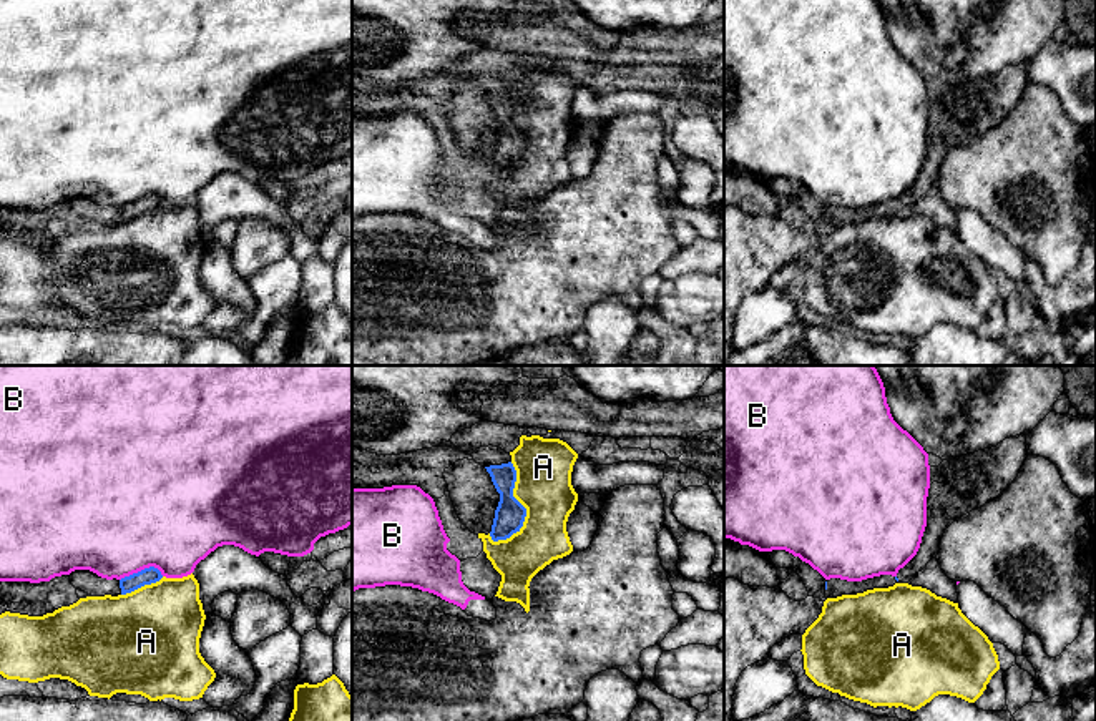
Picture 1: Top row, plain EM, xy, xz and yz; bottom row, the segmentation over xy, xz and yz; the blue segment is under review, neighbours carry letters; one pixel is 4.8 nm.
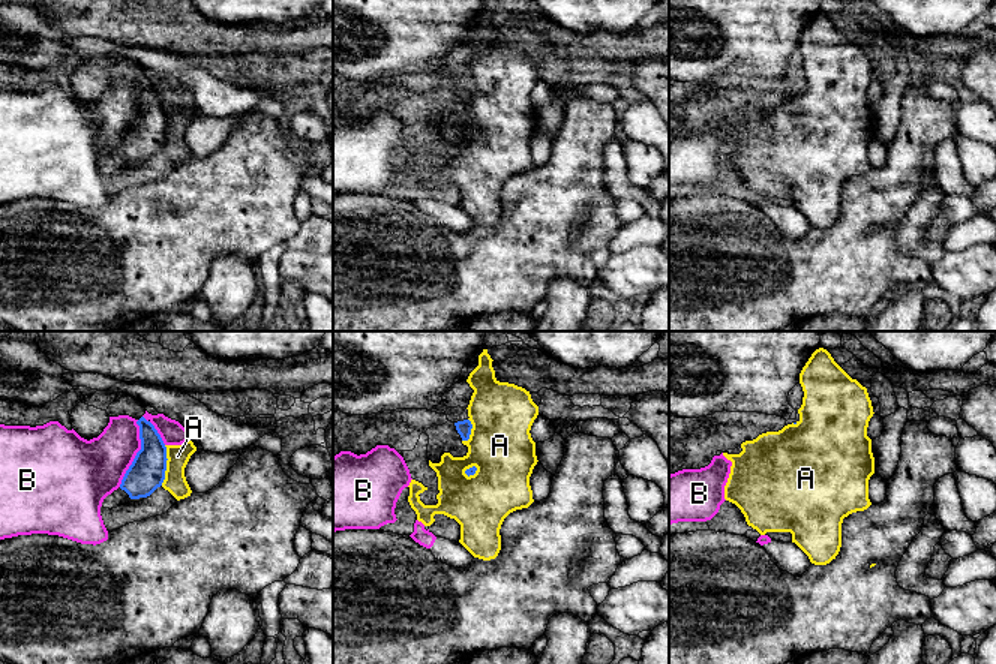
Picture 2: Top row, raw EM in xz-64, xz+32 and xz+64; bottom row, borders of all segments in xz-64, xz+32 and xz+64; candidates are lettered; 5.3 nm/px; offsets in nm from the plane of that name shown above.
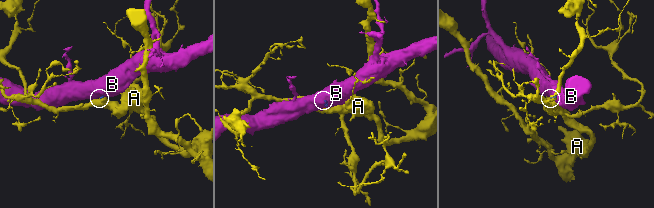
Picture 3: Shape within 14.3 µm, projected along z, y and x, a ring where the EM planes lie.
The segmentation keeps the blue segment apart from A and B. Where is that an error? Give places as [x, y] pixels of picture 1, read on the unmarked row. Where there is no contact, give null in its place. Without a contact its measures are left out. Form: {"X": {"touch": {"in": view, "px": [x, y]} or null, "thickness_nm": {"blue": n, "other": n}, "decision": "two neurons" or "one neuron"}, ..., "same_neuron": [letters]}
{"A": {"touch": {"in": "xz", "px": [525, 137]}, "thickness_nm": {"blue": 150, "other": 280}, "decision": "two neurons"}, "B": {"touch": {"in": "xy", "px": [141, 198]}, "thickness_nm": {"blue": 80, "other": 500}, "decision": "two neurons"}, "same_neuron": []}

